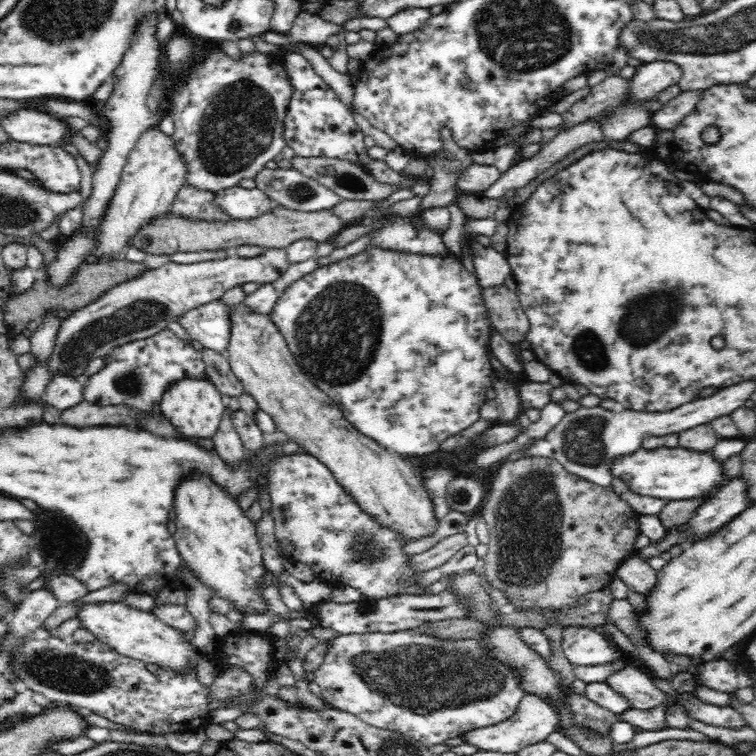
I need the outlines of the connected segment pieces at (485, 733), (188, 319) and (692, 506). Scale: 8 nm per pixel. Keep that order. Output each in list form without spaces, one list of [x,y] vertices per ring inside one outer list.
[[[524,695],[516,712],[508,720],[465,732],[462,742],[474,745],[477,751],[517,753],[526,746],[546,741],[549,734],[559,729],[559,722],[560,717],[555,706],[536,695]]]
[[[240,285],[227,290],[221,299],[189,310],[179,318],[179,323],[193,340],[206,349],[227,356],[231,337],[230,311],[245,298]]]
[[[716,486],[714,490],[710,490],[708,494],[704,494],[700,498],[667,501],[657,517],[667,531],[685,526],[690,520],[696,518],[698,508],[701,508],[708,499],[712,498],[718,488],[720,486]]]

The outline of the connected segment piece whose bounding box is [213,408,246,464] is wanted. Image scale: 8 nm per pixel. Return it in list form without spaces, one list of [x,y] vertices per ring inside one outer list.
[[[226,408],[225,416],[213,440],[214,450],[228,464],[236,464],[246,455],[244,444],[230,419],[232,413],[230,408]]]

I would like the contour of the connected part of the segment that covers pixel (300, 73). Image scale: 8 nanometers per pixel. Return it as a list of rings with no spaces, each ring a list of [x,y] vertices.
[[[286,52],[282,57],[286,75],[292,85],[292,96],[286,108],[284,118],[284,140],[295,152],[295,156],[304,158],[326,157],[350,161],[362,167],[365,173],[370,174],[376,182],[384,185],[394,185],[404,188],[418,183],[430,186],[436,178],[418,179],[414,176],[402,175],[392,170],[385,160],[374,160],[368,153],[363,141],[365,134],[357,126],[353,115],[348,111],[333,88],[313,69],[310,61],[300,53]]]

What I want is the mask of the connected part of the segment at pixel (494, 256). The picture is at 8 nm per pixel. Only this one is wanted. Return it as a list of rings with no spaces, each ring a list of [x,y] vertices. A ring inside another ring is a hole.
[[[476,237],[466,240],[474,250],[473,265],[475,275],[483,289],[511,285],[512,269],[504,254],[498,253],[491,246],[484,247]]]

